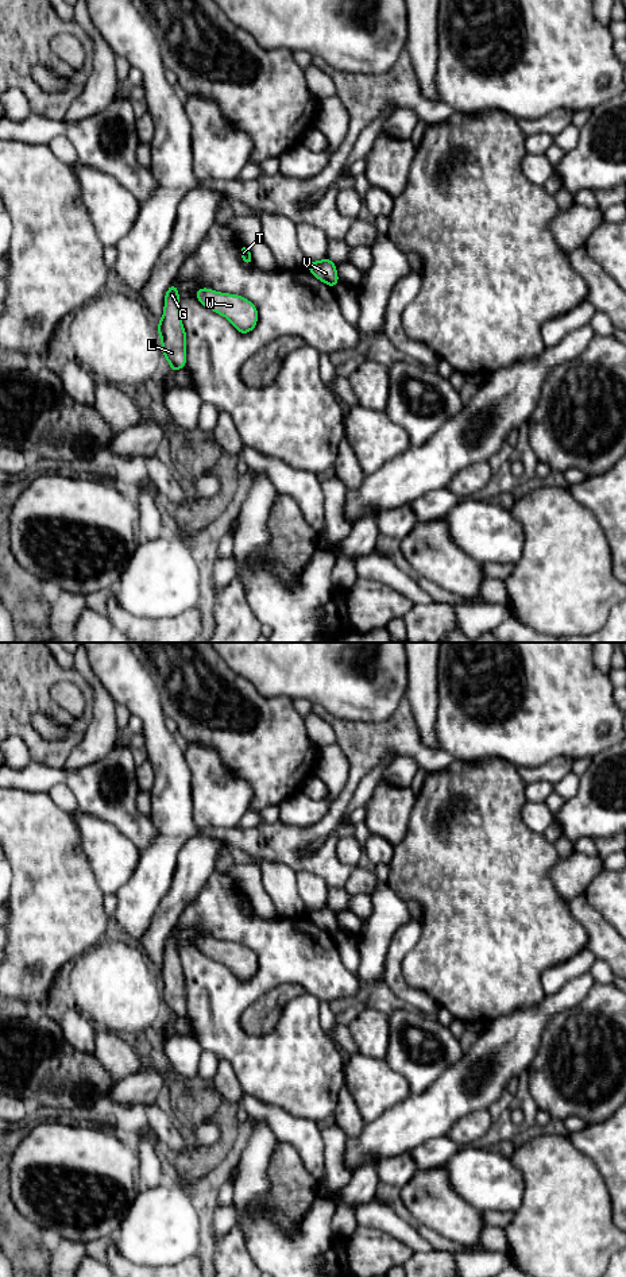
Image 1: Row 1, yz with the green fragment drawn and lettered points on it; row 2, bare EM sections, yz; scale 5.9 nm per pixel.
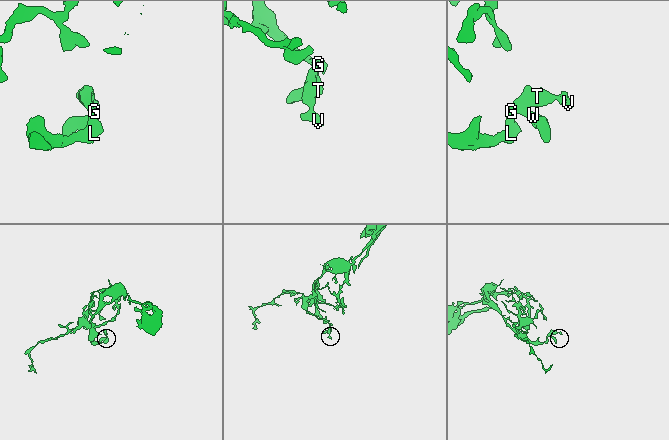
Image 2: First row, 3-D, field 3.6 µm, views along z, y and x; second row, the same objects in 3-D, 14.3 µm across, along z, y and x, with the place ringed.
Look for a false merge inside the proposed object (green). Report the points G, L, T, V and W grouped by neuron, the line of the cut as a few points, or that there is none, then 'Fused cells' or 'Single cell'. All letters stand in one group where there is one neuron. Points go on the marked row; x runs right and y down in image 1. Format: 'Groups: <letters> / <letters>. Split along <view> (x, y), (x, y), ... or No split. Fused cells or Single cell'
Groups: G L T V W. No split. Single cell

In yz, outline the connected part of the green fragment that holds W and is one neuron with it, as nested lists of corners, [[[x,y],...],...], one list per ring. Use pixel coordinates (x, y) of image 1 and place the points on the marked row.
[[[201,288],[194,292],[197,300],[206,308],[224,316],[241,333],[251,332],[258,323],[256,306],[244,297]]]

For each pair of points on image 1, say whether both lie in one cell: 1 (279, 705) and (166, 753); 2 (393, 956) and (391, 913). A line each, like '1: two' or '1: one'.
1: two
2: two

